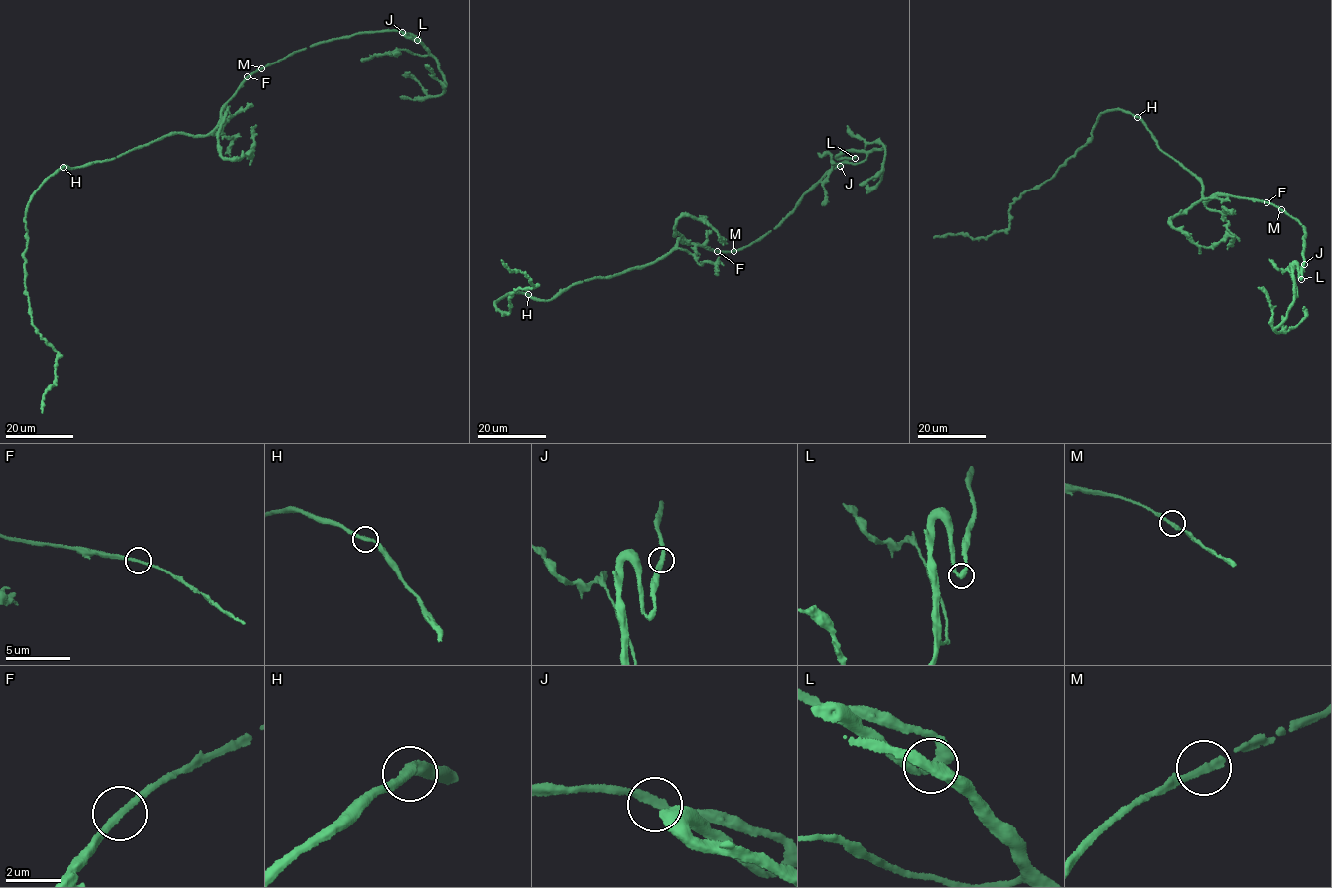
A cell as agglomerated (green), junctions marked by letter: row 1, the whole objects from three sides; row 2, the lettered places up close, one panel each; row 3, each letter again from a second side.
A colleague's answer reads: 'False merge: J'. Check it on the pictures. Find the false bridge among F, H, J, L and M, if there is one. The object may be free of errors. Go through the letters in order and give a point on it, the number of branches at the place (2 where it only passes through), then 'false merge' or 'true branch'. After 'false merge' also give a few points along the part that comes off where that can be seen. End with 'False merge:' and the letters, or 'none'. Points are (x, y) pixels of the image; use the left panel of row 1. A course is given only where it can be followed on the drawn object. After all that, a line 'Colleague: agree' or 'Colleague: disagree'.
F: place (247, 76); branches 2; true branch
H: place (63, 167); branches 2; true branch
J: place (402, 32); branches 2; true branch
L: place (417, 40); branches 2; true branch
M: place (261, 68); branches 2; true branch
False merge: none
Colleague: disagree

